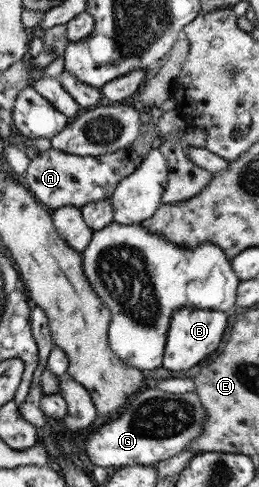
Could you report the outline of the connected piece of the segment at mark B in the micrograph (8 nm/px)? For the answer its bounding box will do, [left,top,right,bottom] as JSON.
[162,308,227,371]

